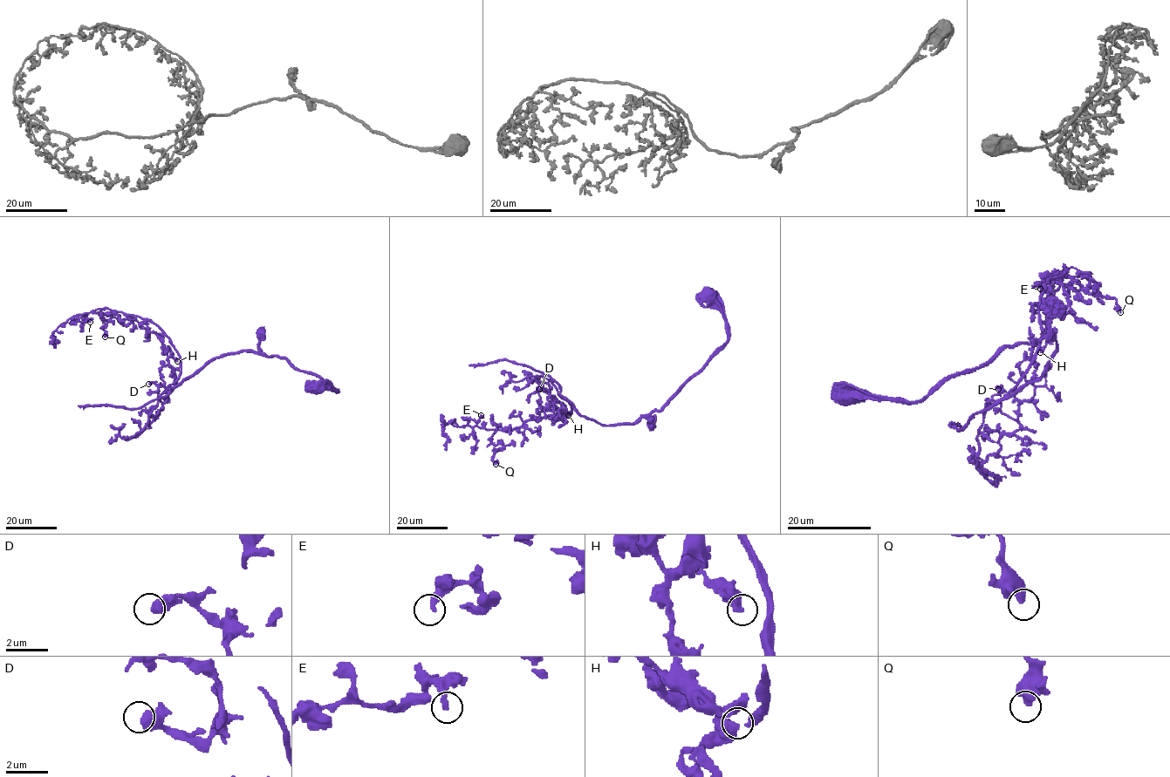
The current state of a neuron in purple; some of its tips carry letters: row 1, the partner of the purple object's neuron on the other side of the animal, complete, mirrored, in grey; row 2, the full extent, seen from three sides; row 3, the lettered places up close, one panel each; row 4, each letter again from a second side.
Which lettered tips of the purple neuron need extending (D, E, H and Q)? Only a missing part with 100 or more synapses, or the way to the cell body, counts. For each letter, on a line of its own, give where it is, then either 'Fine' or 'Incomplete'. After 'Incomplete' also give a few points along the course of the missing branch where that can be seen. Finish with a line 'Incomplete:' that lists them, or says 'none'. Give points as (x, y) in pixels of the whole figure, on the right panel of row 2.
D: Place: (998, 389). Fine
E: Place: (1040, 289). Fine
H: Place: (1040, 352). Fine
Q: Place: (1120, 312). Fine
Incomplete: none

